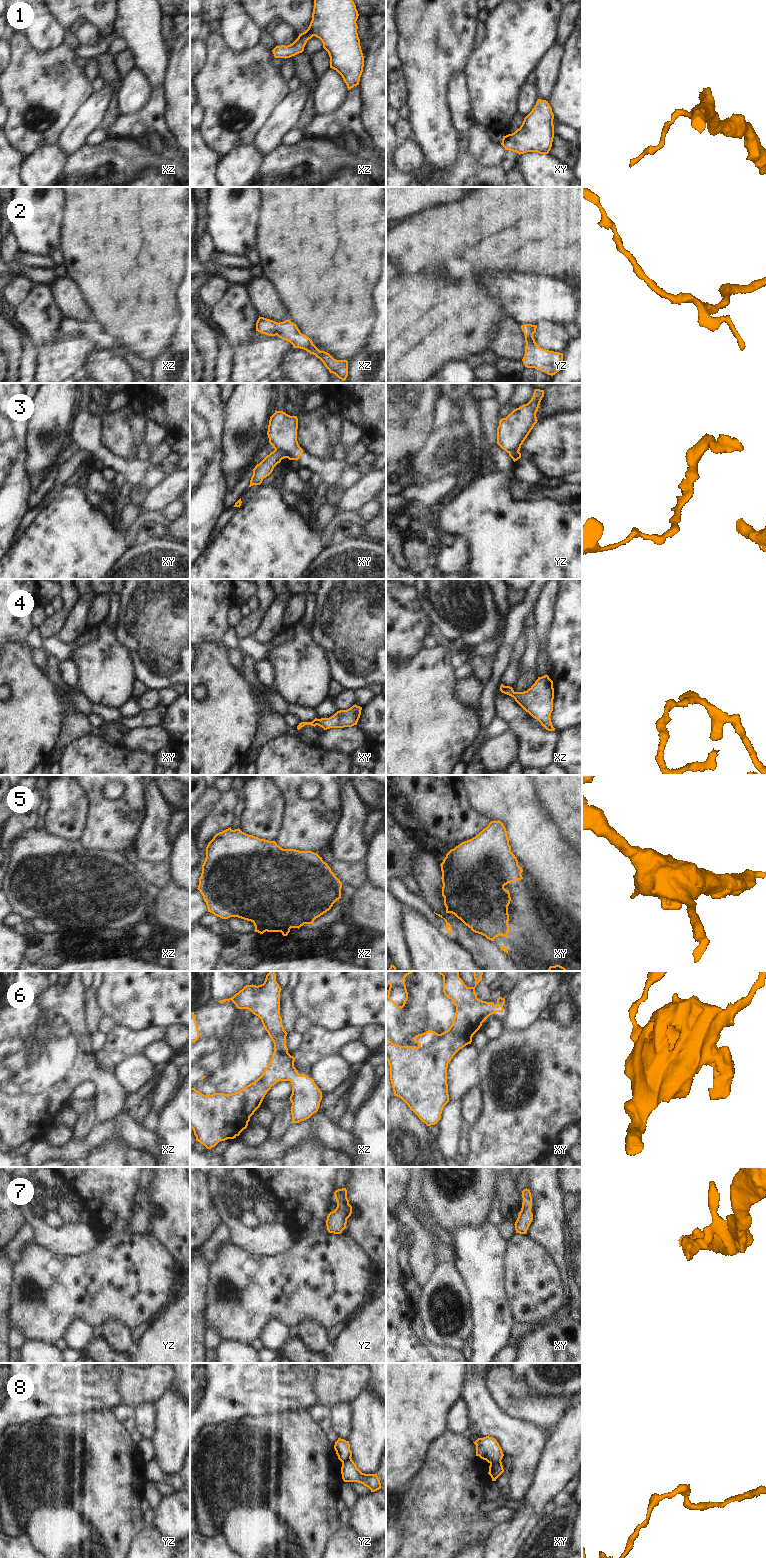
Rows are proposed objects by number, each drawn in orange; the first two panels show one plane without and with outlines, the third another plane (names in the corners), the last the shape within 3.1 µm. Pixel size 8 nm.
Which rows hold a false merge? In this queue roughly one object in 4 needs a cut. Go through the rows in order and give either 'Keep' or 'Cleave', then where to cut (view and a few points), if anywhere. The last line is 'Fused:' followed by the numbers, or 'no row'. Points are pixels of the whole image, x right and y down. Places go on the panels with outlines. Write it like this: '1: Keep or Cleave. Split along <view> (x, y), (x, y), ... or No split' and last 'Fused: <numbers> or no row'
1: Keep. No split
2: Keep. No split
3: Cleave. Split along xy (275, 449), (281, 450), (287, 457)
4: Keep. No split
5: Keep. No split
6: Keep. No split
7: Keep. No split
8: Cleave. Split along xy (500, 1460), (490, 1463)
Fused: 3, 8

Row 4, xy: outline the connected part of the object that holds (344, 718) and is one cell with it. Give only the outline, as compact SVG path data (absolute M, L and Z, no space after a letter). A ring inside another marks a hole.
M353 705L351 708L347 710L337 711L333 716L329 718L315 718L312 722L301 722L297 726L297 729L300 730L305 725L311 726L320 726L324 730L330 728L344 728L344 727L352 727L357 725L357 722L361 715L362 707Z

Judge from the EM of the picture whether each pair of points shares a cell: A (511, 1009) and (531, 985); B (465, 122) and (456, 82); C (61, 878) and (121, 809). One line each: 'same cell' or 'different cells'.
A: same cell
B: same cell
C: different cells

